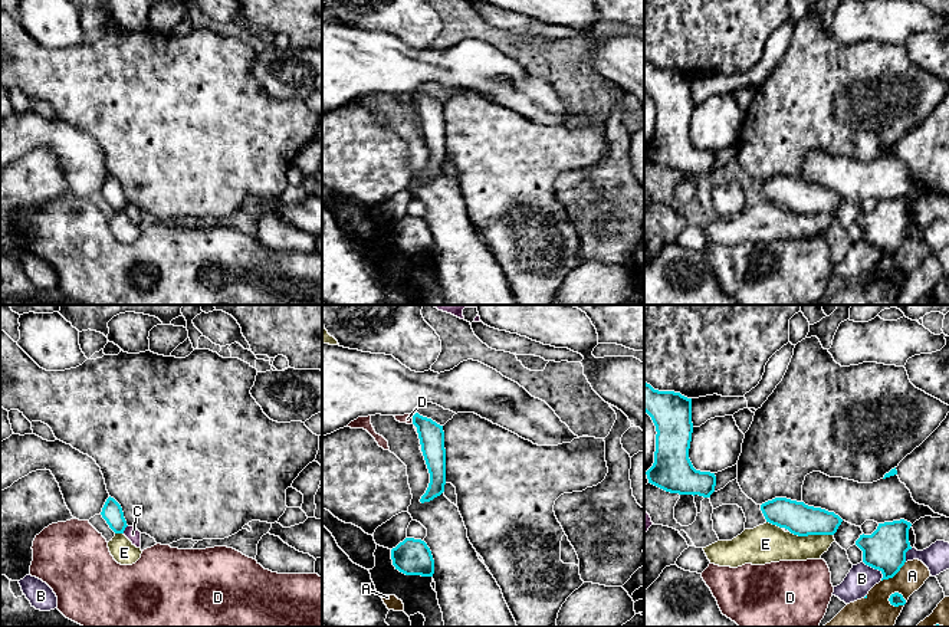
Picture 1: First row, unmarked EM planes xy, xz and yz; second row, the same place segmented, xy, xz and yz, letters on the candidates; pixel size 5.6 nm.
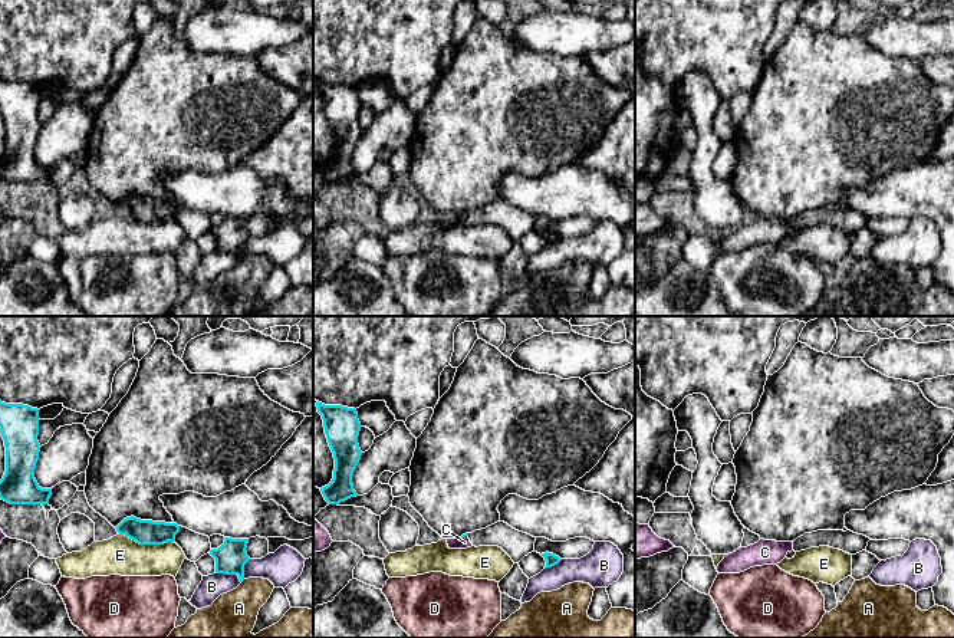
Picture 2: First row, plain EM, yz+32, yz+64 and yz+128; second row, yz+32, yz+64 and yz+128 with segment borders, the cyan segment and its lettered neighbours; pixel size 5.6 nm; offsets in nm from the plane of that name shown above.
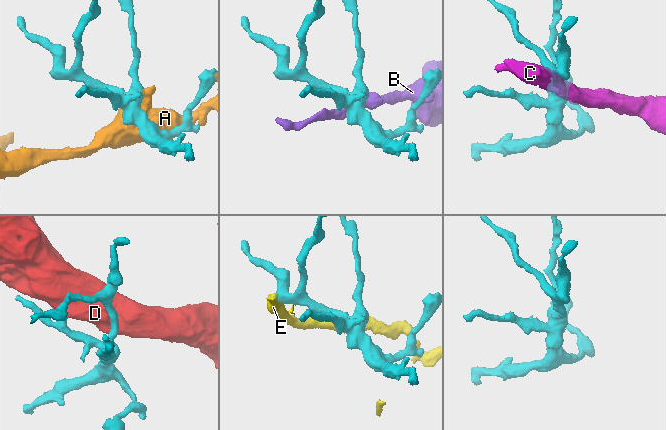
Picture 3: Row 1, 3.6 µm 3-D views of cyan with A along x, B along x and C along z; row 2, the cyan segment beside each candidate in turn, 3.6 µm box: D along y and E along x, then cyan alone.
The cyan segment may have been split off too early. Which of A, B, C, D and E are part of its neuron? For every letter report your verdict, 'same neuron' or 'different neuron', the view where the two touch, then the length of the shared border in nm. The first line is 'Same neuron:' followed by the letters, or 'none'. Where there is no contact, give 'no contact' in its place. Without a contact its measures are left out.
Same neuron: none
A: different neuron; meets cyan in yz; contact 110 nm long
B: different neuron; meets cyan in yz; contact 160 nm long
C: different neuron; meets cyan in xy; contact 50 nm long
D: different neuron; meets cyan in xz; contact 60 nm long
E: different neuron; meets cyan in yz; contact 240 nm long

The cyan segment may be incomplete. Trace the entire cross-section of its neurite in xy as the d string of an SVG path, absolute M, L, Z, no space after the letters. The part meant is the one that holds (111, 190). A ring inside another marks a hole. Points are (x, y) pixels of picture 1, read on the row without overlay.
M109 174L106 177L101 193L115 211L124 211L128 203L124 196L121 183L114 175Z

